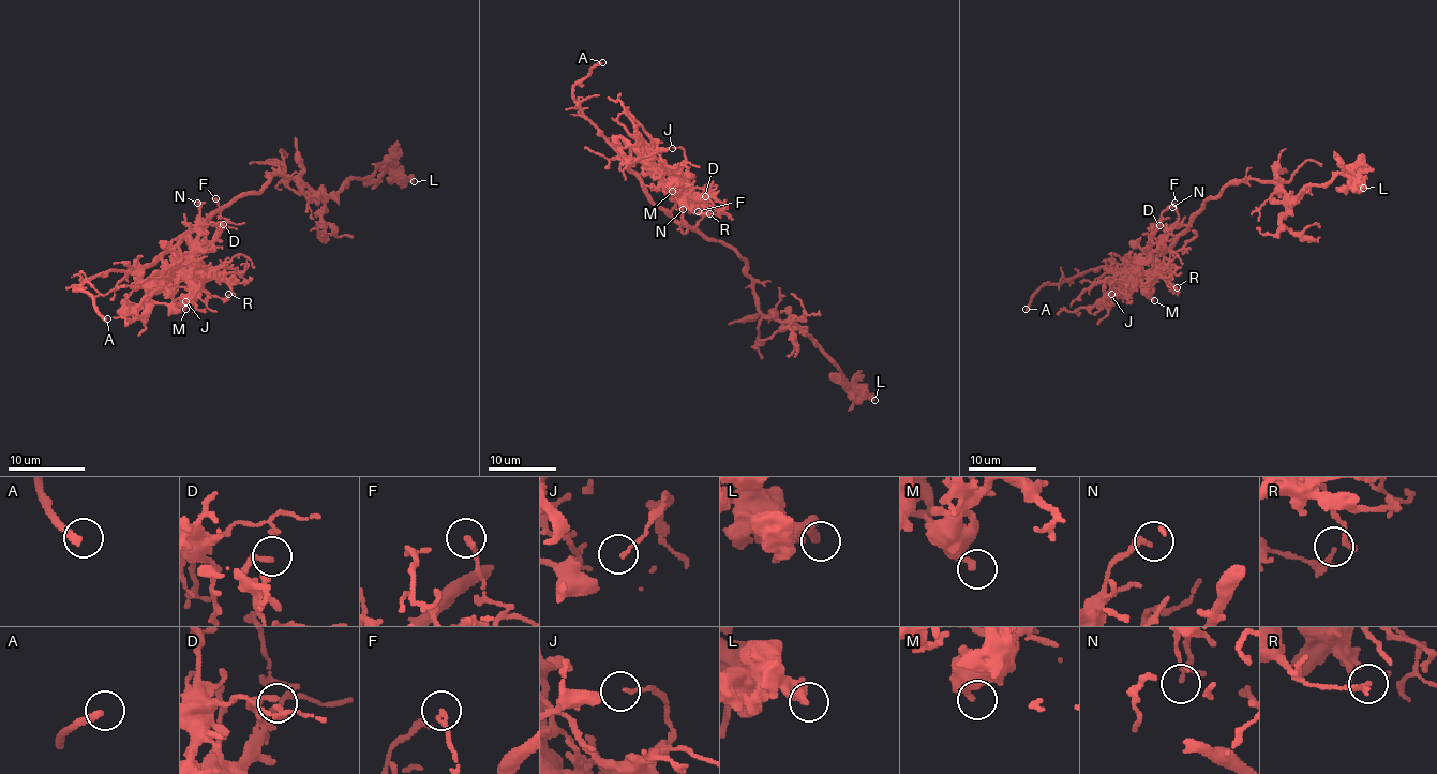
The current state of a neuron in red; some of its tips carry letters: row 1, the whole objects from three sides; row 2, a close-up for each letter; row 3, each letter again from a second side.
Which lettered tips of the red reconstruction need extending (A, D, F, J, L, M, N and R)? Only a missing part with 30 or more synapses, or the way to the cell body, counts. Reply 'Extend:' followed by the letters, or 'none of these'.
Extend: A

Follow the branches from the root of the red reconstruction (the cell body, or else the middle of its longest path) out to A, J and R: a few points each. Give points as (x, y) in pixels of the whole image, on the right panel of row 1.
A: (1200, 208), (1188, 227), (1161, 254), (1138, 259), (1132, 266), (1097, 266), (1058, 283), (1044, 283), (1026, 309)
J: (1200, 208), (1161, 254), (1142, 259), (1125, 277), (1134, 280), (1132, 274), (1126, 280), (1118, 279), (1111, 294)
R: (1200, 208), (1188, 227), (1161, 254), (1142, 259), (1125, 277), (1140, 277), (1154, 270), (1178, 291), (1177, 287)

